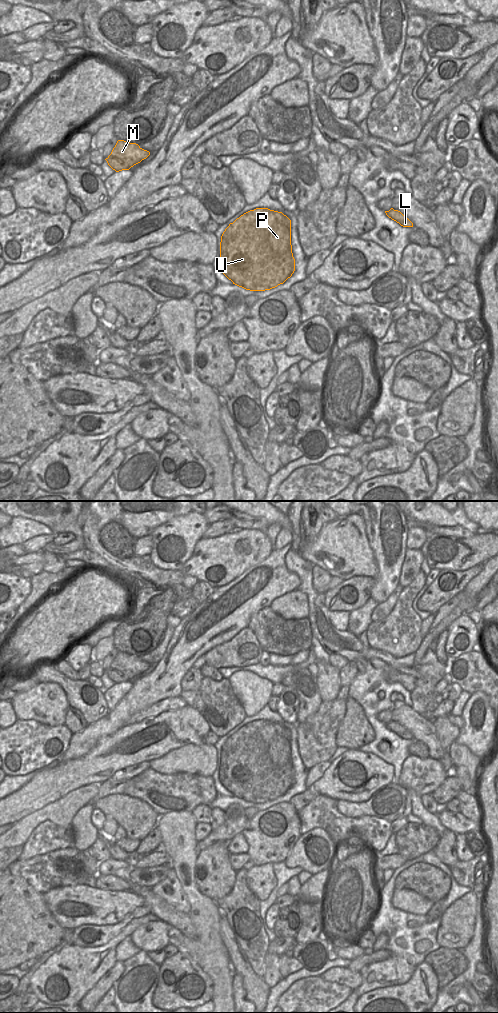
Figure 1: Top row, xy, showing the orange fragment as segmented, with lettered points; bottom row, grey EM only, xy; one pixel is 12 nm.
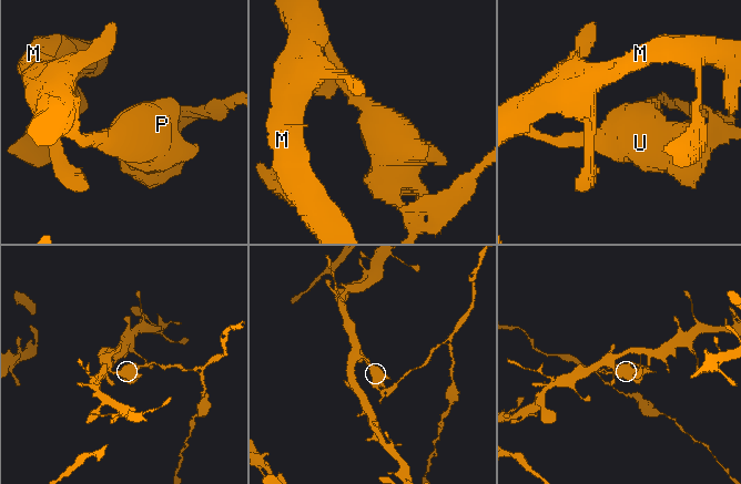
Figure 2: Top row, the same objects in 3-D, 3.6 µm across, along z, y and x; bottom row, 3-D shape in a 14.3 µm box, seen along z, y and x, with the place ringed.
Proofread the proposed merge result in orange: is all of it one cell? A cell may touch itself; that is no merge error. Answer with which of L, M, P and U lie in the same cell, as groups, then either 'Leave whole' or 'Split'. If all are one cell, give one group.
Groups: L U / M P. Split.

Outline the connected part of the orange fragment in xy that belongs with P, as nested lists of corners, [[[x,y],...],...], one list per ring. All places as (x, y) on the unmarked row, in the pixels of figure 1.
[[[282,736],[274,737],[271,744],[271,755],[275,762],[285,762],[285,738]]]

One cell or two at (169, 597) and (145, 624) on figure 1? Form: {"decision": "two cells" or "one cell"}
{"decision": "one cell"}

